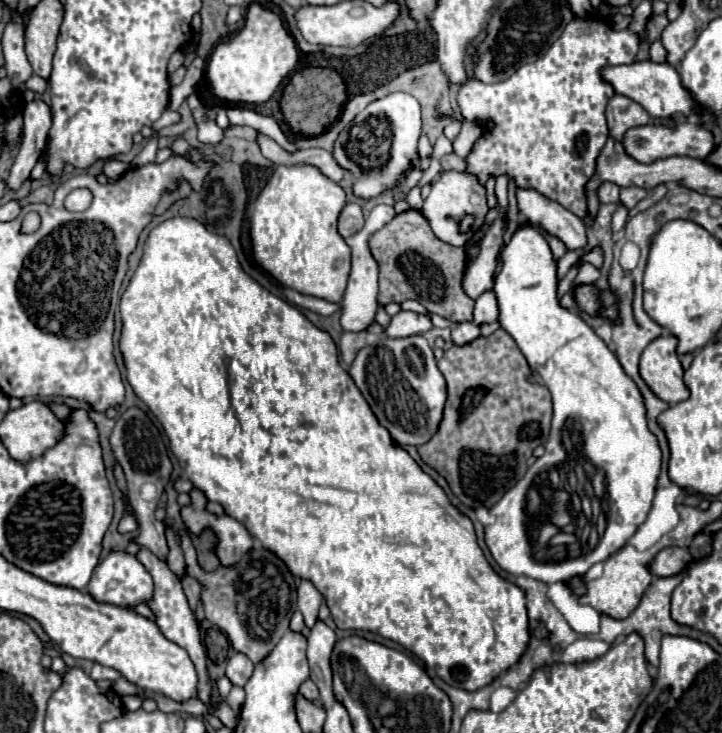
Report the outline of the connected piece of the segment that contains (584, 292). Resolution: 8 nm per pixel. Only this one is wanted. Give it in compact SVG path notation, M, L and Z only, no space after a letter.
M590 284L590 286L578 286L574 290L574 300L578 304L580 310L588 312L588 314L596 314L600 312L600 302L598 302L598 290Z

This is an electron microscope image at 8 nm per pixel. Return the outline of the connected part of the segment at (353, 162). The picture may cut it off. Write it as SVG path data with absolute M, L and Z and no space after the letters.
M394 92L382 100L368 104L348 124L334 142L334 158L342 168L356 176L354 194L360 198L374 198L386 190L394 190L402 184L410 160L416 156L420 138L420 104L416 98L404 92Z

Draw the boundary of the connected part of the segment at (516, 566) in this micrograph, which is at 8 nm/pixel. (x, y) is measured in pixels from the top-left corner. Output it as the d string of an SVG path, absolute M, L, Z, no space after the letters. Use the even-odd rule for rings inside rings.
M526 222L510 236L508 244L502 246L500 262L502 266L494 282L494 294L500 308L498 322L514 338L530 368L538 372L544 386L550 390L554 418L550 438L544 446L544 456L540 456L534 466L528 468L526 476L490 508L490 514L496 520L486 526L486 544L502 570L550 584L582 576L590 566L604 562L608 556L618 552L630 536L634 536L638 526L646 520L646 512L650 512L650 504L654 500L662 450L658 446L658 438L648 430L642 394L634 380L626 376L622 364L618 364L616 354L608 350L608 346L578 314L560 306L556 260L544 234ZM596 476L602 476L598 480L602 482L600 486L594 486ZM582 498L588 498L590 506L598 506L600 512L592 512L592 518L582 514Z

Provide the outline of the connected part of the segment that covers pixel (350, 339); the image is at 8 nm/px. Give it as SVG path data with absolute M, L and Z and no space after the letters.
M344 332L342 340L340 340L340 352L342 352L342 360L346 366L350 366L354 362L354 356L366 346L366 332Z

